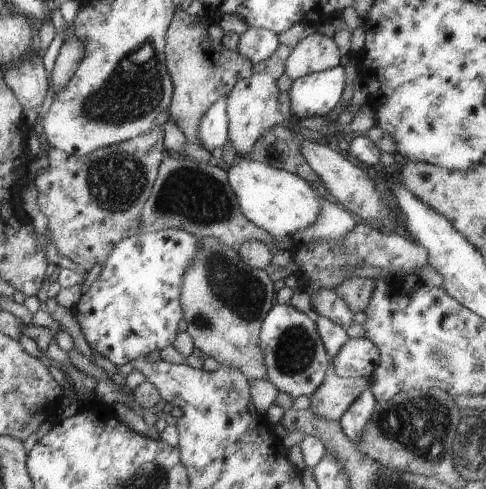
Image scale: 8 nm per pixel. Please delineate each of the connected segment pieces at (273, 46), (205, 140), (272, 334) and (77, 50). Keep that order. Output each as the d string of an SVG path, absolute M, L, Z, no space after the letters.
M247 28L239 35L236 51L255 65L270 58L280 45L275 32L263 28Z
M228 97L217 100L208 112L204 112L200 120L200 128L196 132L198 144L206 150L213 151L228 142Z
M277 302L262 321L260 350L266 366L266 381L294 399L310 397L315 392L324 382L332 360L318 334L315 316Z
M72 34L66 42L63 42L54 63L50 84L54 90L53 98L64 90L65 84L76 72L82 58L84 58L84 42Z

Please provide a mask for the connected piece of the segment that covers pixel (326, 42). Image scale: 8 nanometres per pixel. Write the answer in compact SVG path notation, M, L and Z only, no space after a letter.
M316 30L292 49L284 70L295 81L297 78L338 66L340 58L342 55L334 38L328 38Z

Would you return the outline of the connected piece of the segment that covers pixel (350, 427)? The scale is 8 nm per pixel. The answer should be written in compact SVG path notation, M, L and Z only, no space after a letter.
M370 389L365 390L354 400L354 404L340 416L340 426L344 434L351 441L360 442L360 440L362 440L364 428L368 426L368 422L370 422L370 418L372 418L372 412L374 412L376 402L377 400L372 396Z

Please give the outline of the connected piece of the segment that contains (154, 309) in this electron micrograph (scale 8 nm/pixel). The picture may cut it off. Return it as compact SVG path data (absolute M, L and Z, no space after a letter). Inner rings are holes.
M164 229L151 233L138 233L114 245L110 256L102 263L98 278L84 291L73 313L80 330L94 351L113 362L117 367L128 364L138 356L172 346L179 334L178 324L184 318L180 295L184 274L196 256L200 239L182 229Z

